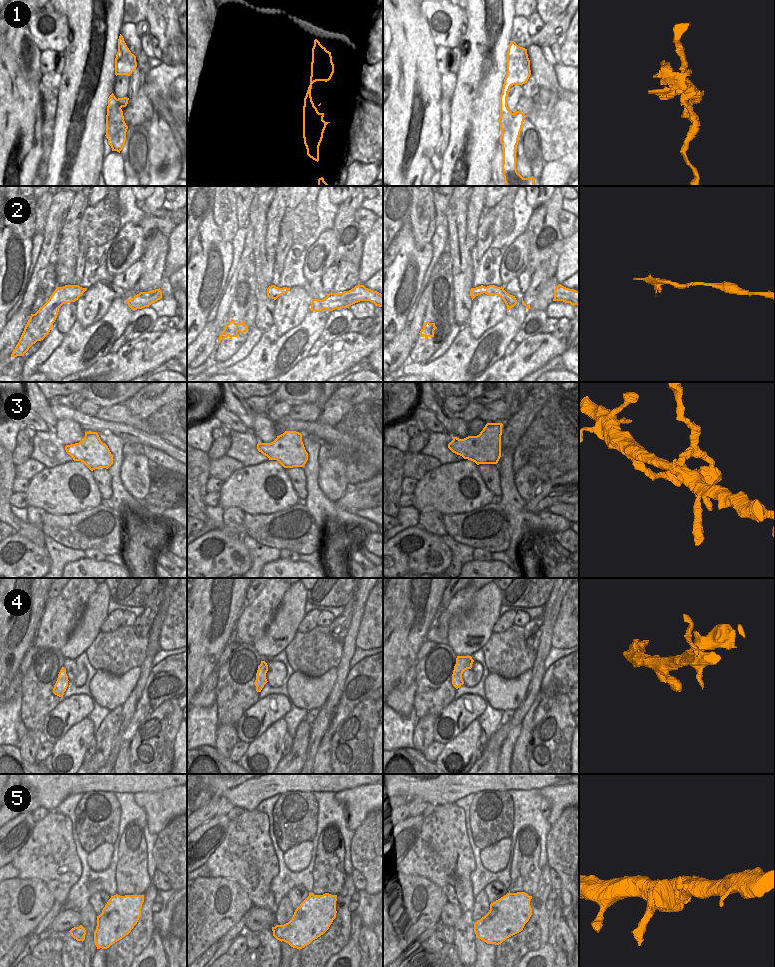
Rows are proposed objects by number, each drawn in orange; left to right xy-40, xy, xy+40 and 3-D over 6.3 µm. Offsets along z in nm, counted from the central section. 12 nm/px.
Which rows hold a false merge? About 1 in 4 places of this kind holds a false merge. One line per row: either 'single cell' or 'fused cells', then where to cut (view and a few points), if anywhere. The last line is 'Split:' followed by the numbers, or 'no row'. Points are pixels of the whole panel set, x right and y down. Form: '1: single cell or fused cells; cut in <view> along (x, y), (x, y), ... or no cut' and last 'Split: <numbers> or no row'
1: fused cells; cut in xy+40 along (502, 93), (506, 97)
2: single cell; no cut
3: single cell; no cut
4: single cell; no cut
5: single cell; no cut
Split: 1

